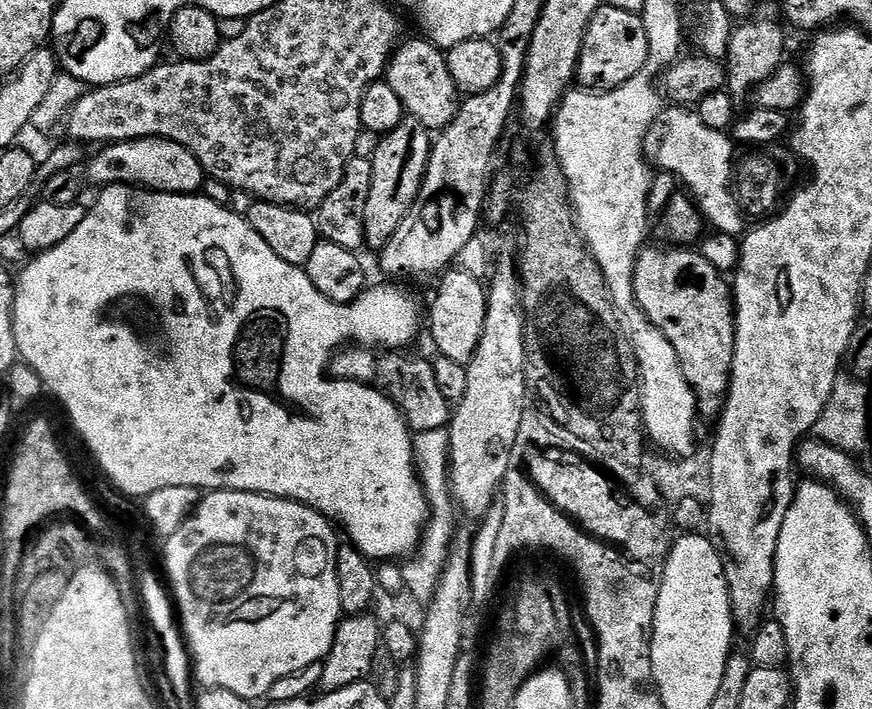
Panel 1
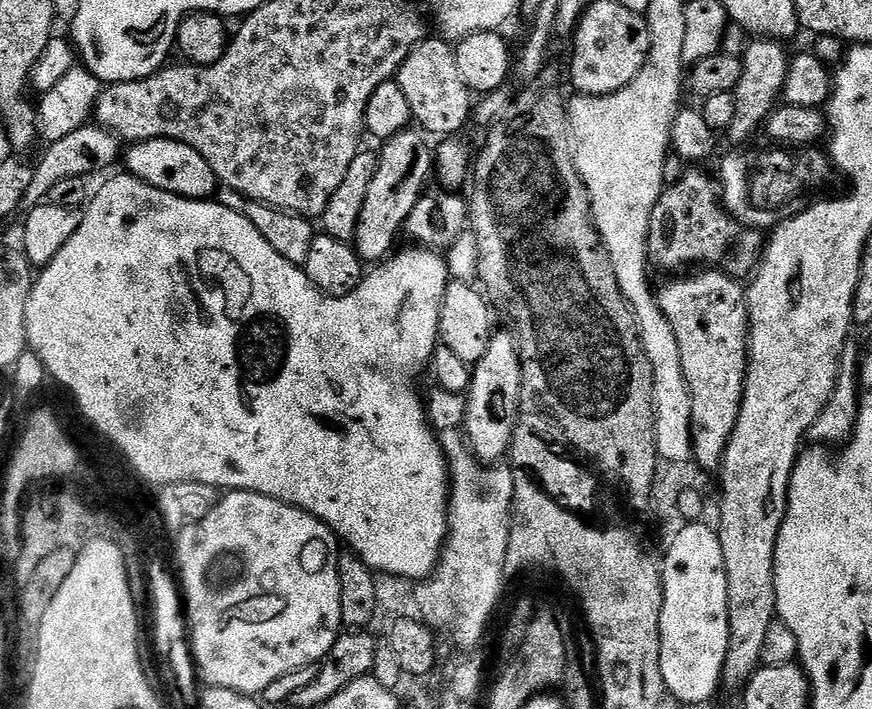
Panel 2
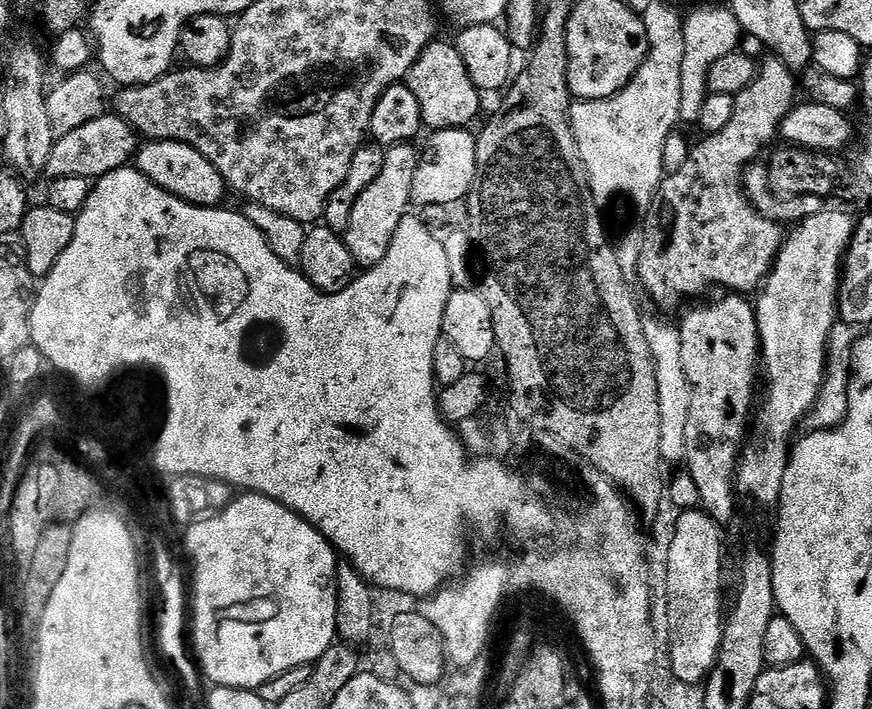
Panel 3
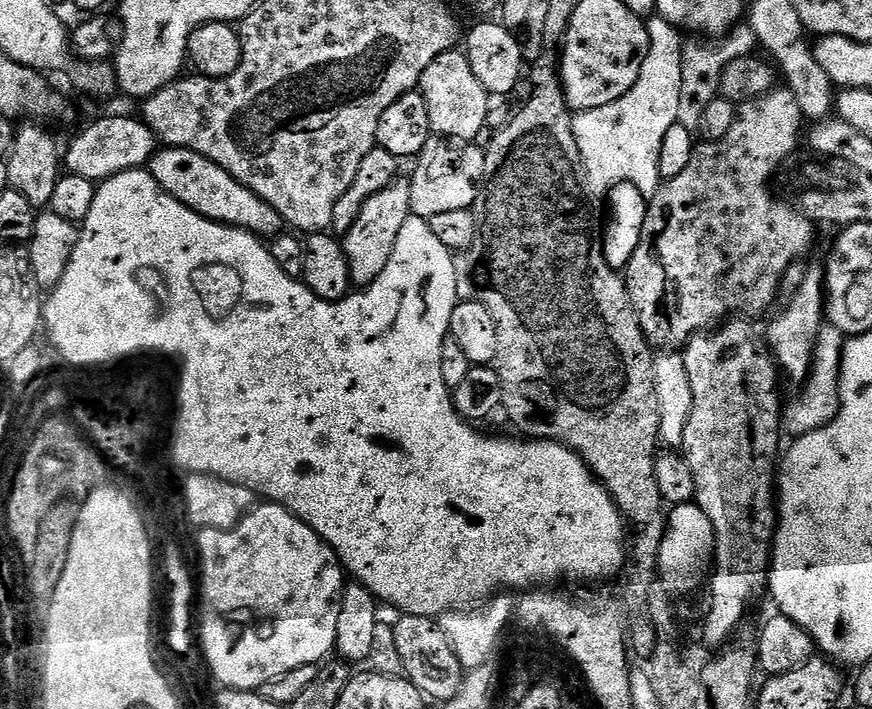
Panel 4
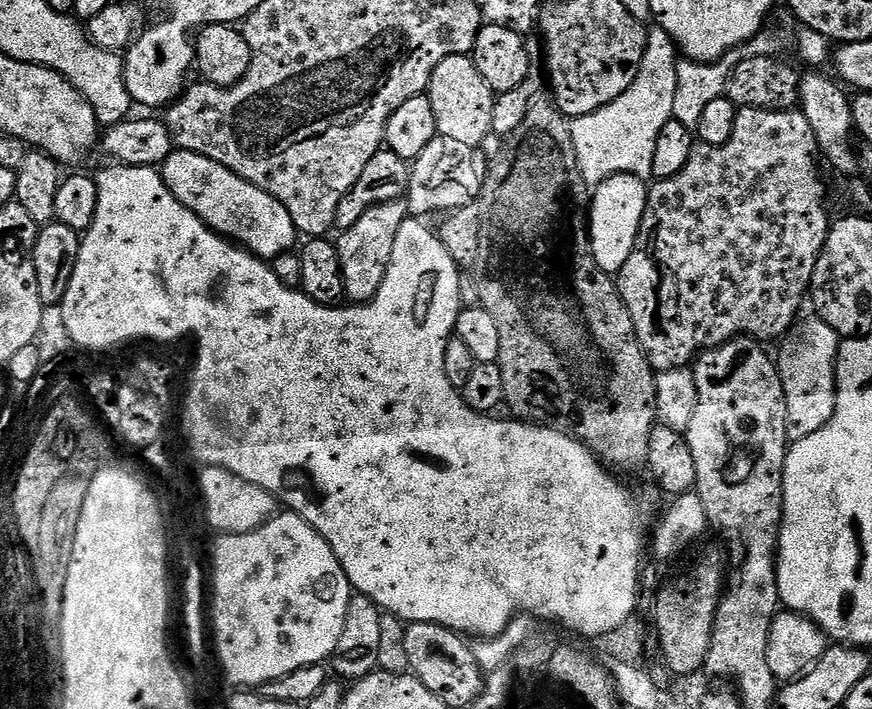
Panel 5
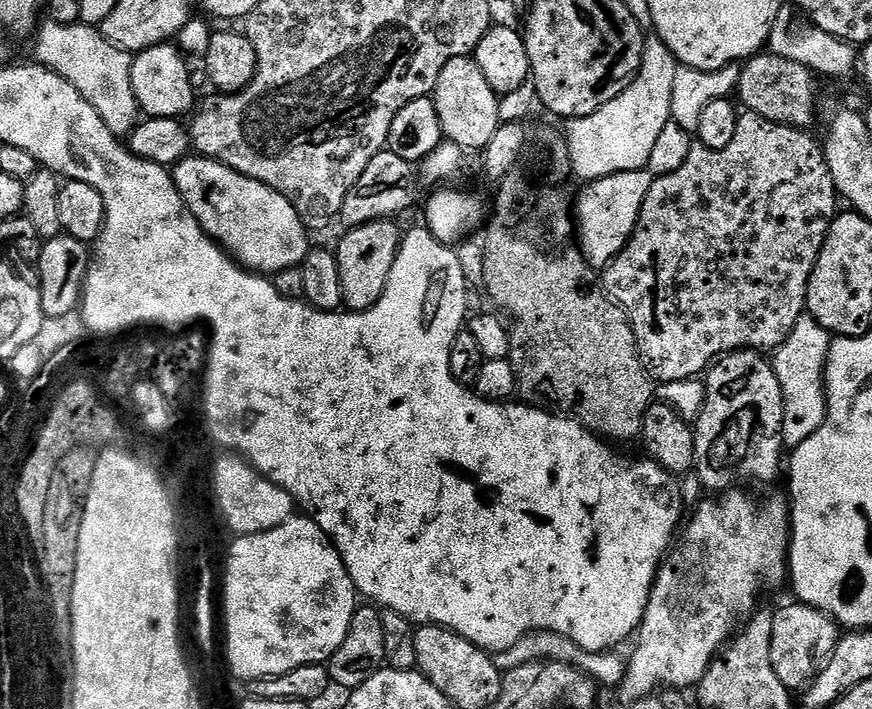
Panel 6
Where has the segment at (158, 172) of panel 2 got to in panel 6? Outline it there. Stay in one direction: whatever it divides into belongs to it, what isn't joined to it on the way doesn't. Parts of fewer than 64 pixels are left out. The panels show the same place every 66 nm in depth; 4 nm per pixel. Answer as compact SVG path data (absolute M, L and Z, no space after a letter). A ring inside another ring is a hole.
M189 154L171 169L172 180L184 200L184 205L194 214L194 218L204 227L204 233L212 237L229 256L235 258L245 269L257 274L275 274L294 268L304 263L310 251L308 244L309 229L305 228L302 218L298 218L298 210L290 206L278 190L266 186L249 176L238 174L230 166L217 160L209 160L207 156Z

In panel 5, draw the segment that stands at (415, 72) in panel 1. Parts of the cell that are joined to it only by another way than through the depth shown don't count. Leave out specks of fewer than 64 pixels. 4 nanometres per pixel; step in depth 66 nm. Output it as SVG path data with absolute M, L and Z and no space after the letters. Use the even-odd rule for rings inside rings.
M471 55L451 56L442 62L438 62L438 70L434 70L432 81L428 83L426 93L430 106L434 106L434 122L436 123L437 133L461 141L464 145L474 149L479 149L487 138L488 131L492 128L492 119L496 116L496 100L493 90L486 86L482 74L478 74L478 66L472 60Z

